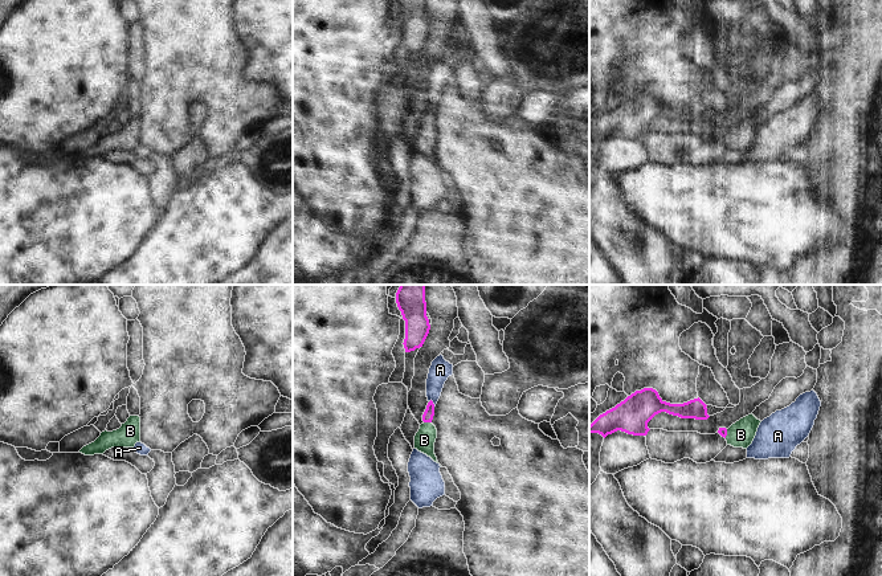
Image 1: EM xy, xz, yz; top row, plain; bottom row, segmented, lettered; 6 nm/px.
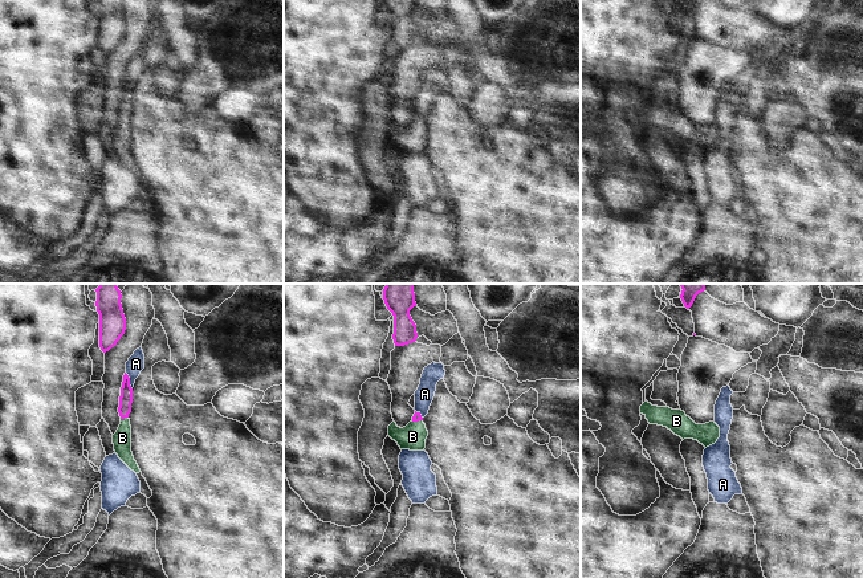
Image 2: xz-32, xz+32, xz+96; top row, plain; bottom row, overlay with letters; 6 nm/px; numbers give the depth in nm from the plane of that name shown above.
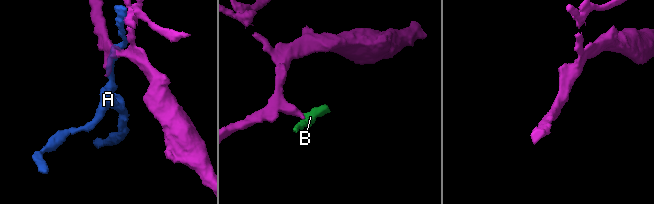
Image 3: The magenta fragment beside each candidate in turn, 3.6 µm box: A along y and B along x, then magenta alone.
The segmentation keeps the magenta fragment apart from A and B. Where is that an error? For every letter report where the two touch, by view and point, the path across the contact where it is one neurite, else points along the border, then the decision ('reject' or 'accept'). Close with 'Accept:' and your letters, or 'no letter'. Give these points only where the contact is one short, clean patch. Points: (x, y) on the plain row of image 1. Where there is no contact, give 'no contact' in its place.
A: xz (432, 106) | reject
B: xz (428, 125) | across xz (428, 118), (428, 125), (428, 135), (424, 143) | accept
Accept: B

